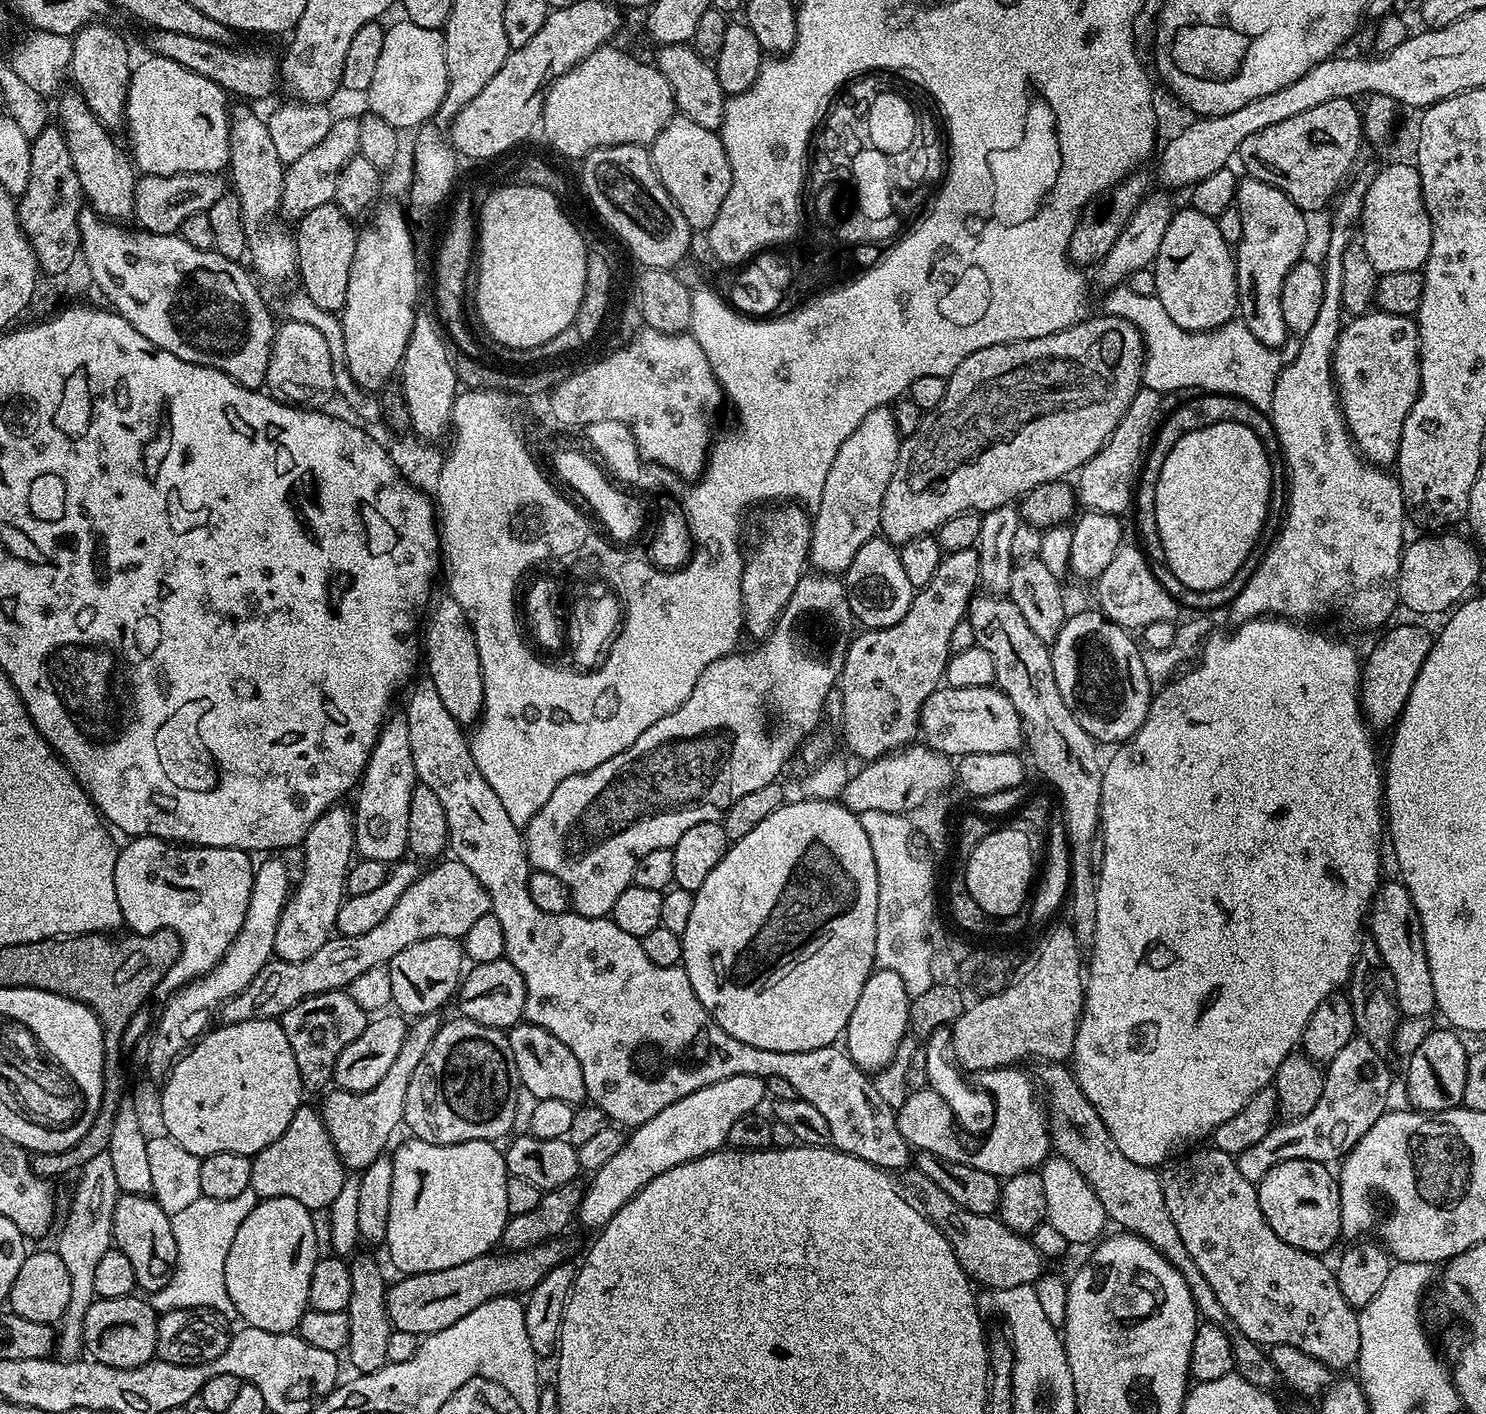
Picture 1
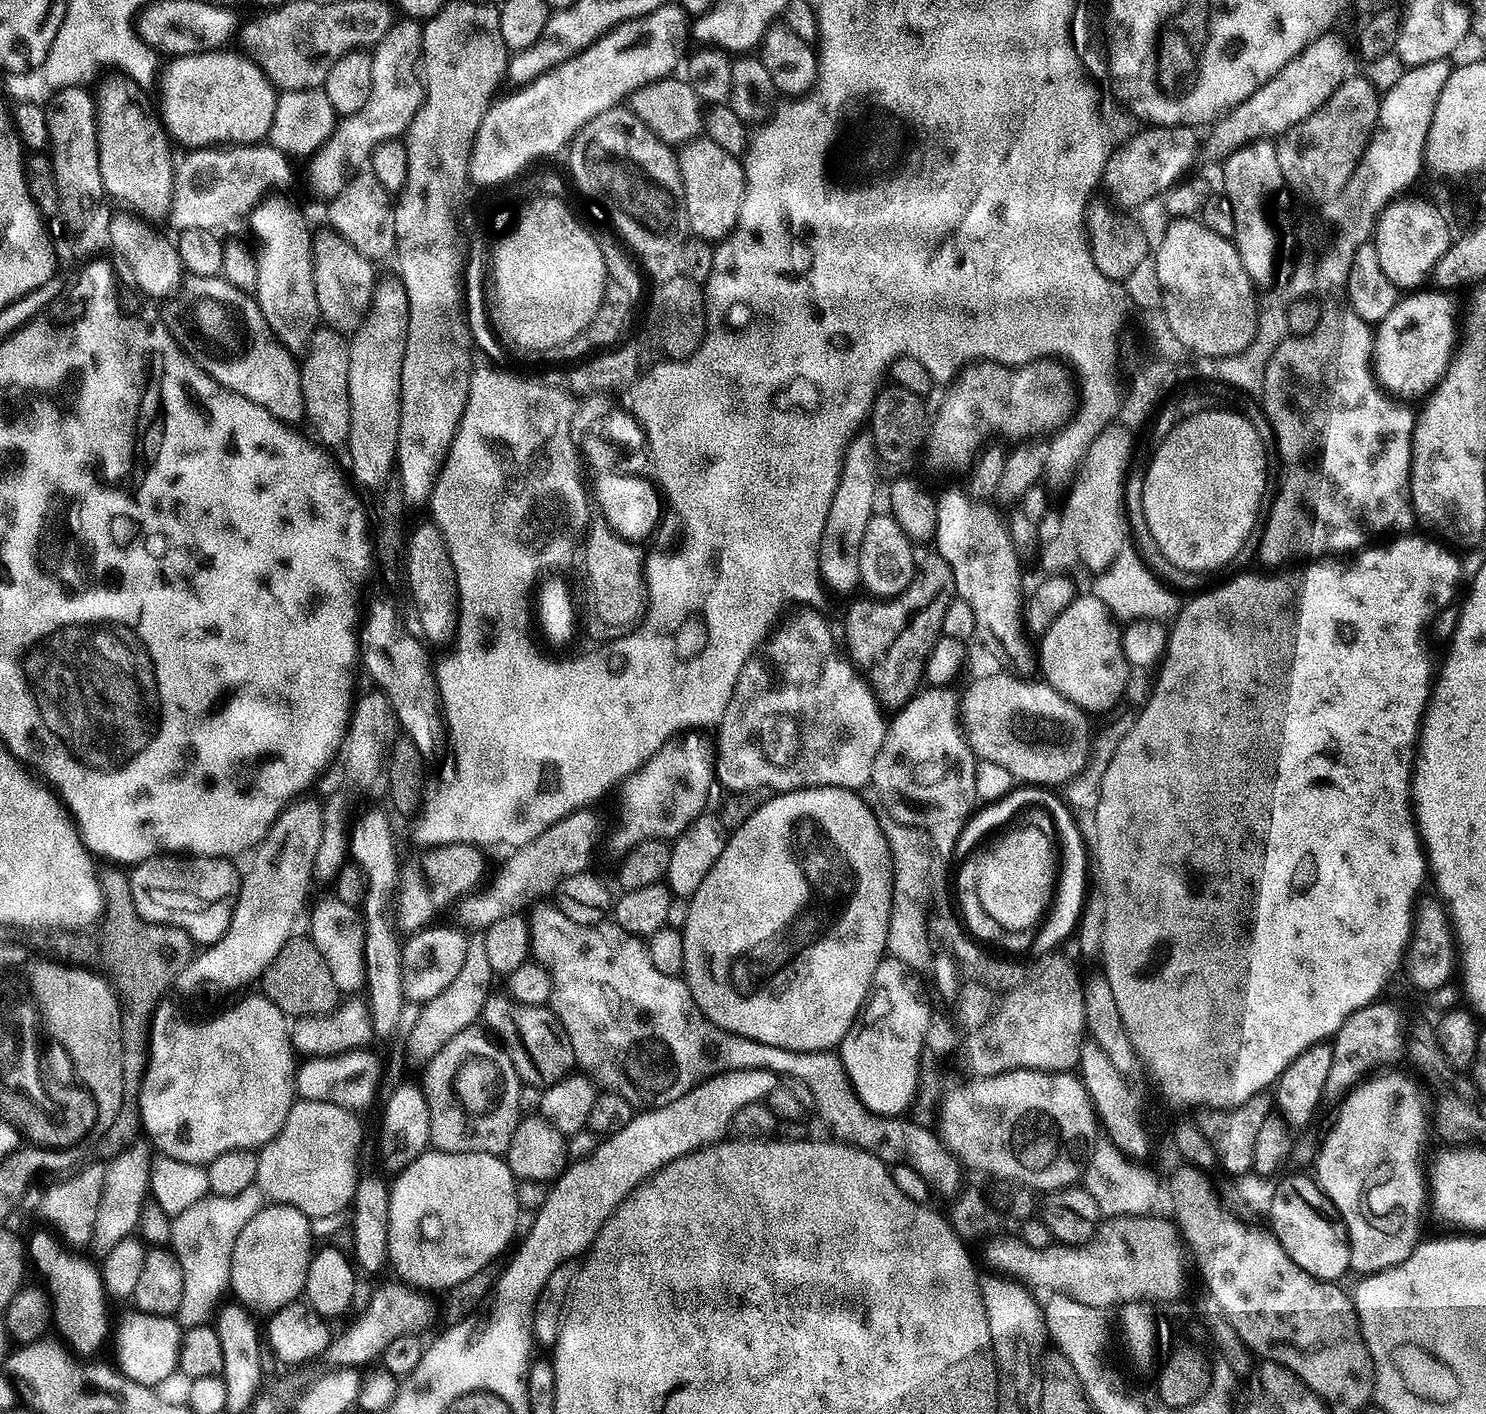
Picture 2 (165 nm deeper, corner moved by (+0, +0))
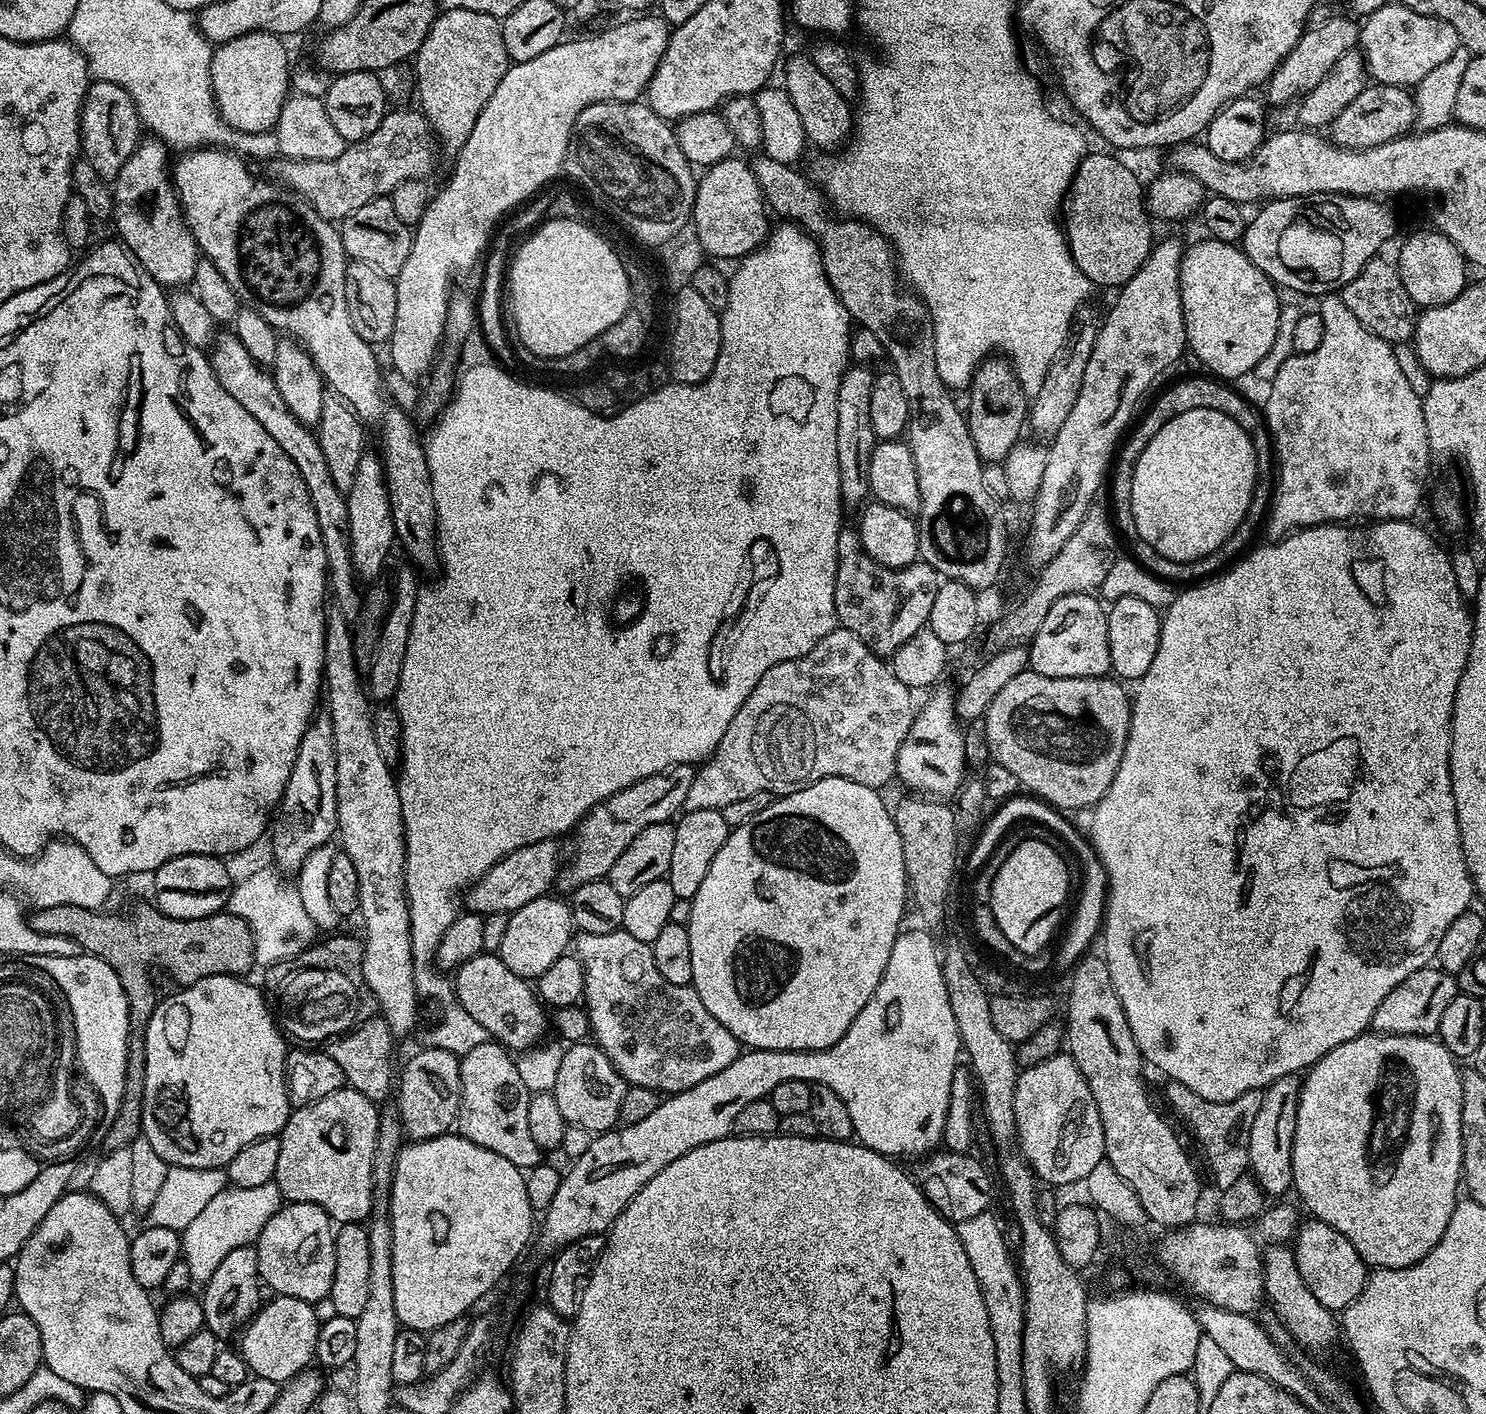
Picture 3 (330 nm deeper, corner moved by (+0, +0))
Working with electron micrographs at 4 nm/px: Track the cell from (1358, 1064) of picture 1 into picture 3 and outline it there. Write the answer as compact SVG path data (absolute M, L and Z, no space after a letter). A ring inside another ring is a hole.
M1439 966L1419 968L1382 998L1378 1010L1374 1010L1371 1027L1386 1036L1432 1036L1439 1033L1442 1013L1457 994L1453 973L1443 972Z

